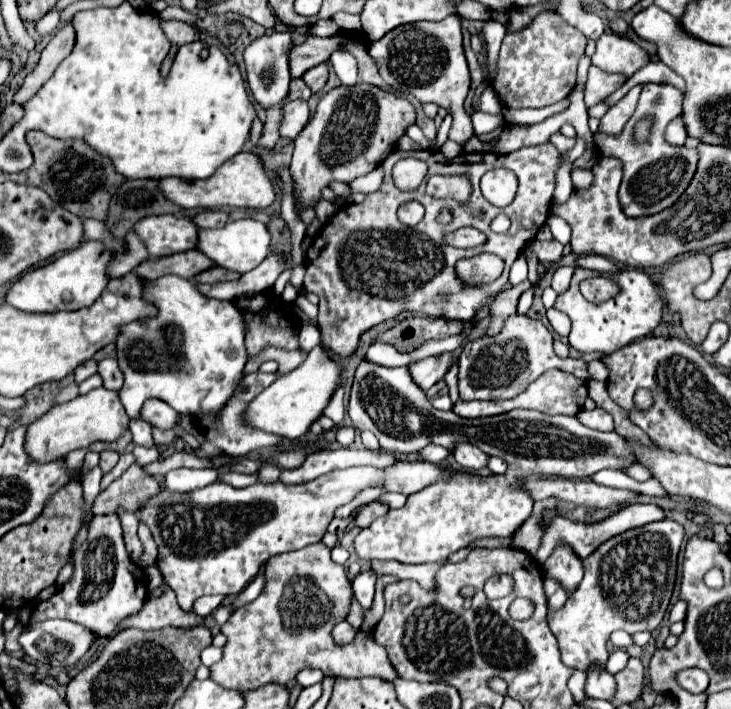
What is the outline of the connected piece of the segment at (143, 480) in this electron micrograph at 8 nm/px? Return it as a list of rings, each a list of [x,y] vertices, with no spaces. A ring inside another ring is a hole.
[[[132,464],[118,480],[112,482],[104,492],[98,494],[94,502],[94,512],[102,514],[118,514],[118,508],[124,508],[132,514],[140,514],[140,506],[144,500],[150,500],[160,492],[160,484],[156,478],[144,474],[142,466]]]

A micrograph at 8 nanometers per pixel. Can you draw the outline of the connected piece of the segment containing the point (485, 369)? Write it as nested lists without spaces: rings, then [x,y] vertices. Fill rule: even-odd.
[[[524,314],[510,316],[504,328],[496,336],[480,336],[462,348],[458,358],[458,390],[462,400],[492,400],[492,398],[514,398],[528,388],[532,380],[550,368],[558,368],[574,374],[580,380],[590,380],[588,364],[574,358],[558,358],[552,350],[552,334],[540,322]]]

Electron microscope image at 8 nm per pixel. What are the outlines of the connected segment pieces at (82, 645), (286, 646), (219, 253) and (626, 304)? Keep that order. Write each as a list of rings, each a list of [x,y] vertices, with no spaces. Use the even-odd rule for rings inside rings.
[[[46,620],[42,624],[24,628],[20,636],[20,644],[26,656],[30,656],[36,662],[42,662],[46,666],[56,666],[56,668],[68,668],[68,666],[78,664],[82,656],[94,646],[96,640],[98,640],[96,632],[88,632],[88,628],[70,620]]]
[[[324,542],[310,544],[302,550],[288,552],[282,556],[274,556],[266,564],[266,586],[264,592],[250,604],[238,608],[230,620],[222,626],[222,634],[228,638],[222,648],[224,656],[218,664],[214,664],[212,680],[224,688],[238,688],[242,692],[256,690],[268,682],[288,684],[296,678],[296,674],[304,668],[318,668],[324,674],[346,676],[346,678],[362,678],[362,676],[378,676],[382,680],[394,682],[396,670],[388,664],[388,652],[384,646],[376,644],[371,632],[359,631],[358,636],[346,645],[338,645],[332,640],[334,622],[334,602],[350,602],[352,586],[346,576],[346,568],[334,564],[330,558],[330,548]]]
[[[246,218],[246,220],[230,220],[224,228],[200,230],[196,248],[200,252],[204,252],[208,258],[212,258],[218,266],[244,274],[244,272],[256,268],[270,254],[270,240],[272,240],[272,236],[270,236],[270,230],[266,228],[266,224]]]
[[[576,268],[576,274],[572,278],[570,288],[564,294],[560,294],[558,300],[556,300],[556,308],[566,312],[572,320],[572,330],[568,334],[568,342],[574,350],[578,350],[582,354],[598,352],[602,356],[610,356],[612,352],[632,344],[638,338],[648,336],[656,326],[660,326],[664,310],[666,310],[666,302],[662,300],[662,294],[660,294],[658,286],[652,282],[652,278],[648,274],[644,274],[642,270],[624,270],[618,276],[598,272],[598,276],[614,278],[616,284],[620,286],[620,292],[612,300],[606,300],[602,304],[588,302],[582,296],[582,292],[578,290],[582,280],[594,278],[594,276],[596,276],[596,270]]]

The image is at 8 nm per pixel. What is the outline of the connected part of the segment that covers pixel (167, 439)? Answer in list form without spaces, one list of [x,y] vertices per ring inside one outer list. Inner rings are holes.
[[[152,426],[152,436],[155,444],[168,444],[175,440],[175,432],[173,430],[162,431]]]

